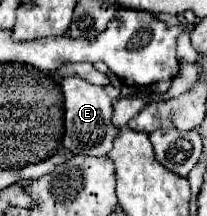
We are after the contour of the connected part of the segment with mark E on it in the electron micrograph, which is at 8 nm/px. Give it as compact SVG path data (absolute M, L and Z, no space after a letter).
M63 77L63 107L65 107L65 135L63 135L63 149L71 151L73 155L95 155L105 157L113 147L113 141L119 135L119 129L113 125L113 103L103 91L103 87L91 85L79 77Z

